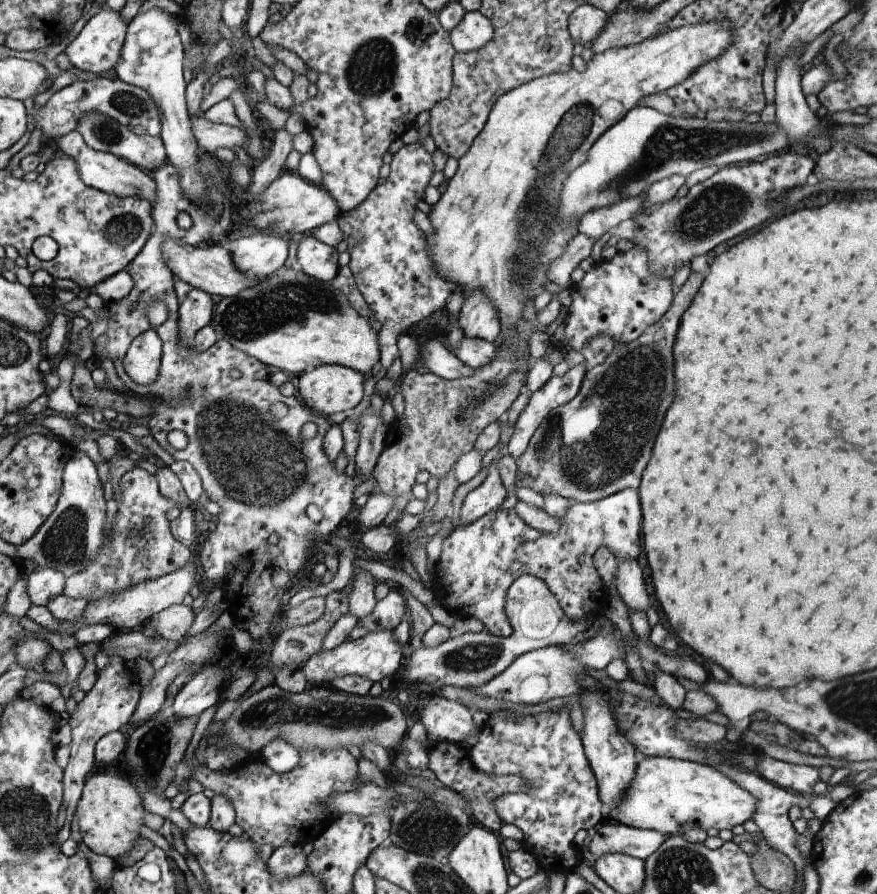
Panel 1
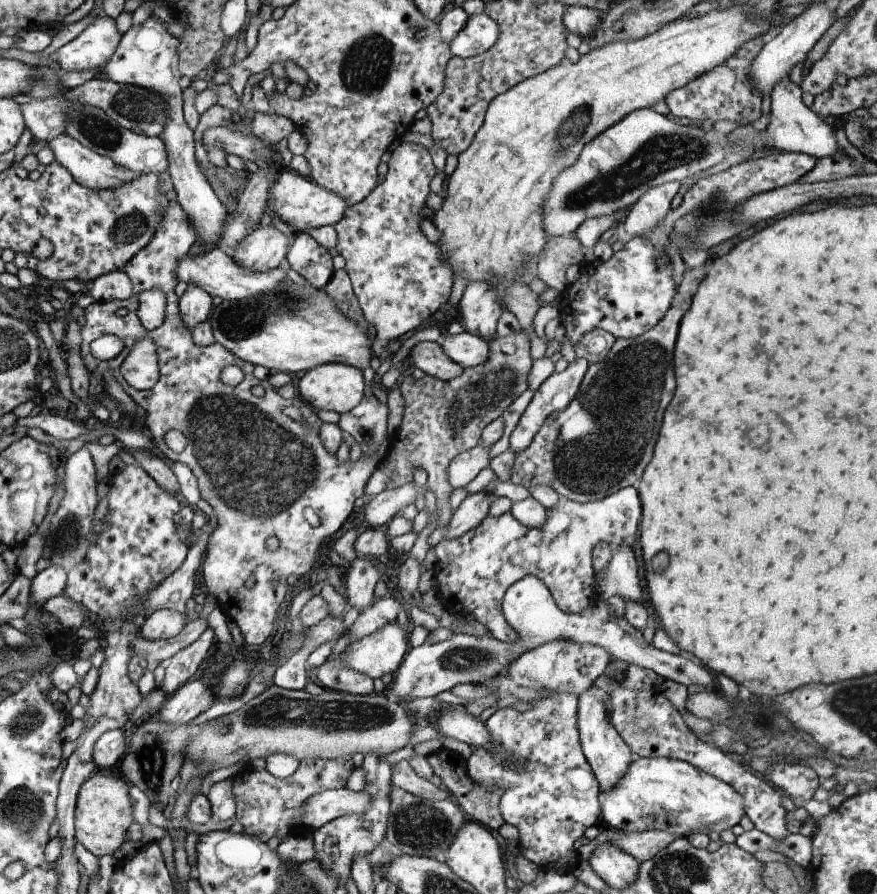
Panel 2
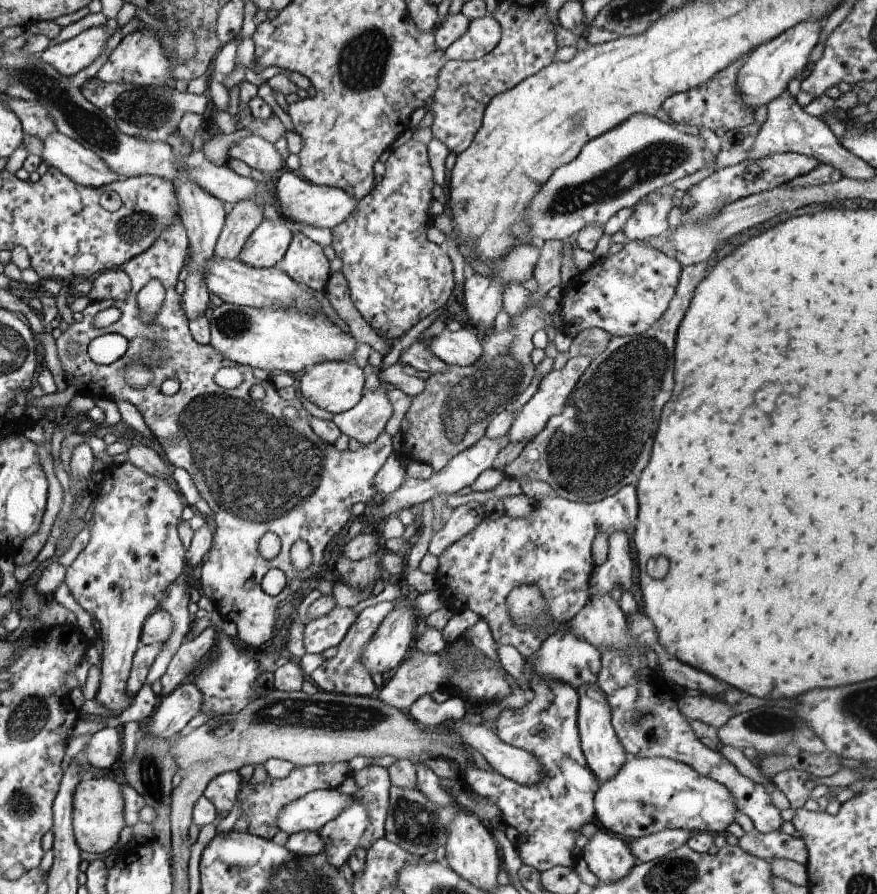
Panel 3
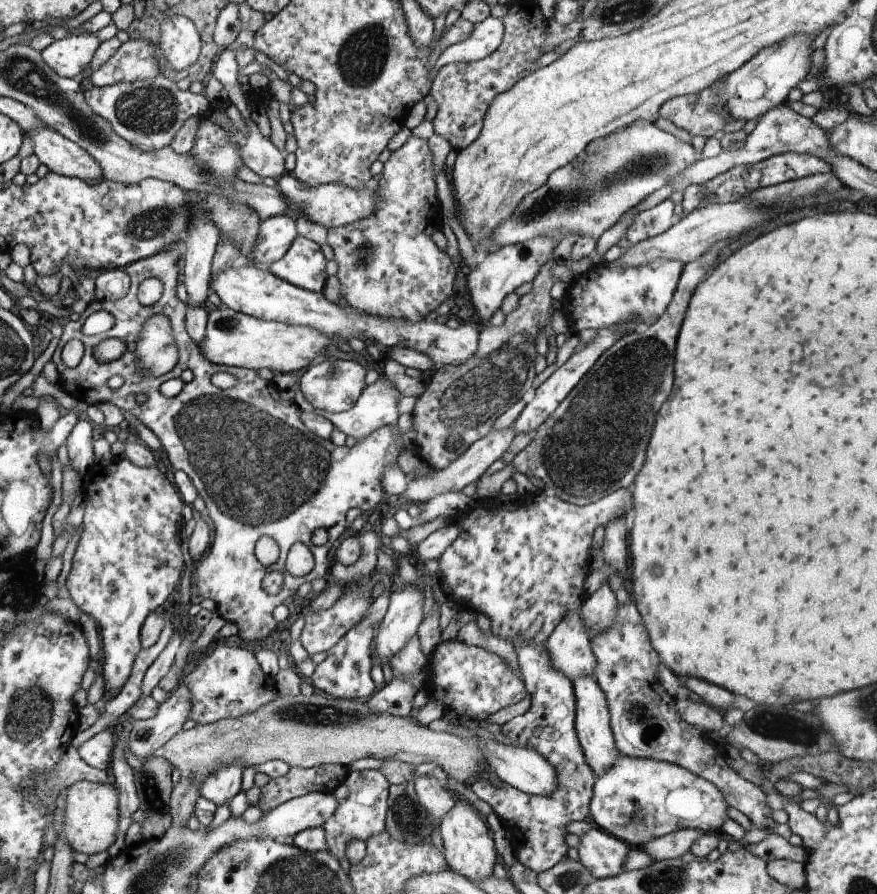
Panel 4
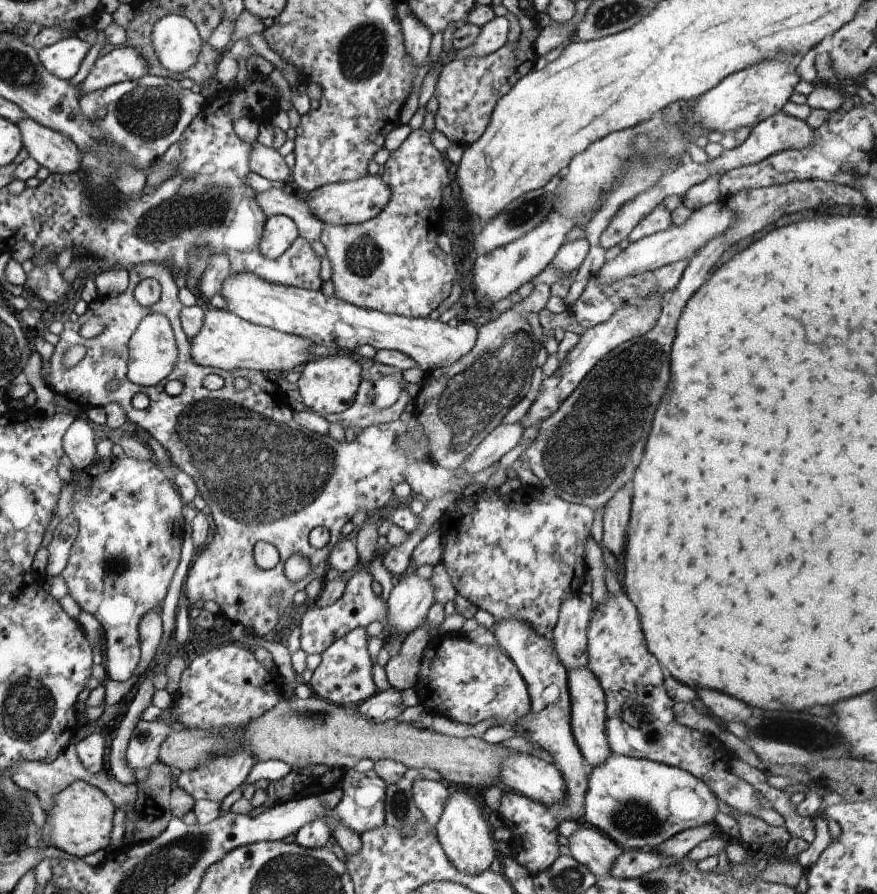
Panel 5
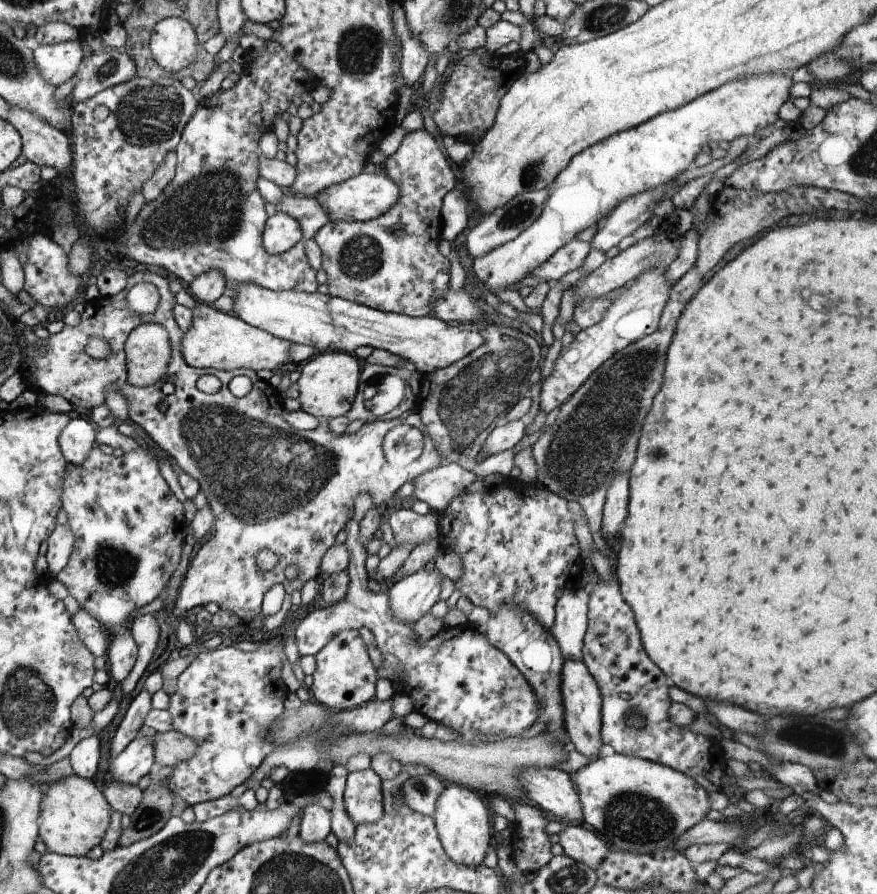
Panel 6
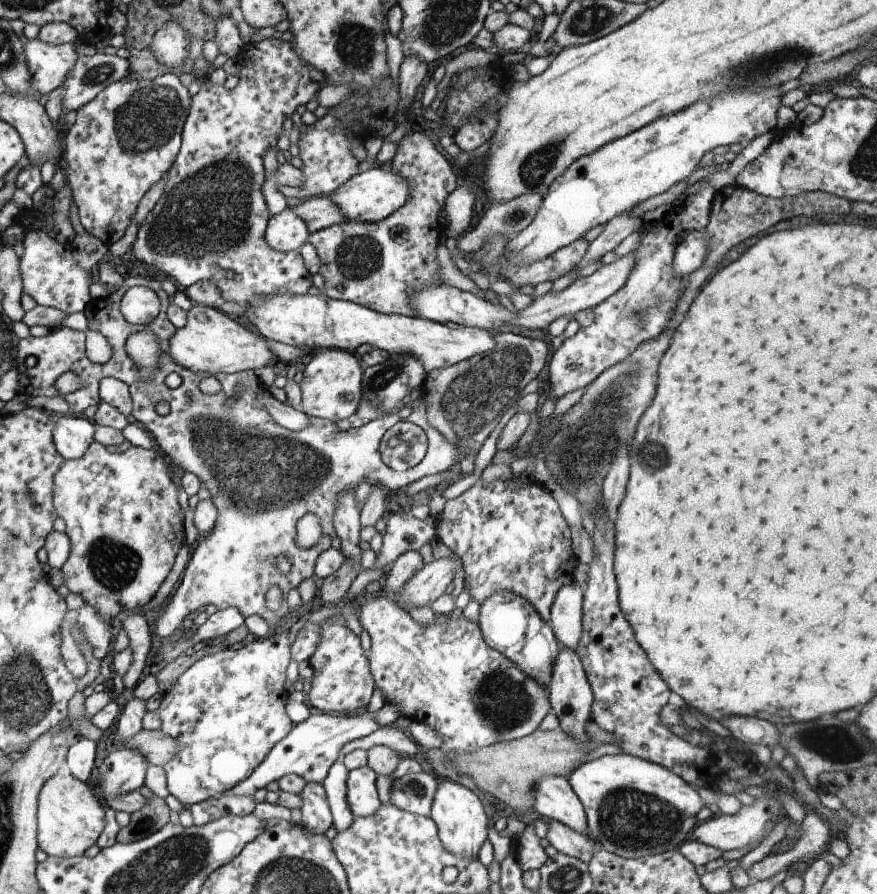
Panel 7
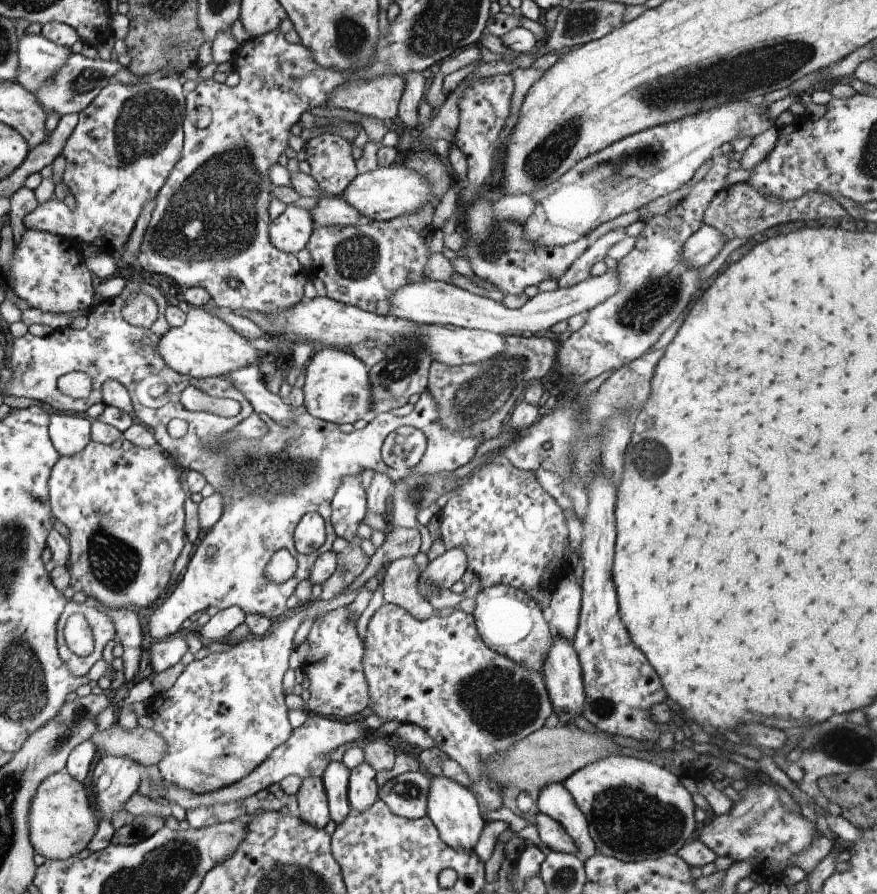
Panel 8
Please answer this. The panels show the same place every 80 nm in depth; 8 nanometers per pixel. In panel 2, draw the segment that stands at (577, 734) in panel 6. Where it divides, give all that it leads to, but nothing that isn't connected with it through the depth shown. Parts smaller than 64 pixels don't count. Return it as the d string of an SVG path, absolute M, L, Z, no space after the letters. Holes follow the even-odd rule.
M590 686L588 690L579 694L577 701L577 725L581 747L596 780L599 782L601 792L606 793L612 790L623 776L626 776L629 766L632 764L632 749L620 736L611 721L610 698L604 690Z

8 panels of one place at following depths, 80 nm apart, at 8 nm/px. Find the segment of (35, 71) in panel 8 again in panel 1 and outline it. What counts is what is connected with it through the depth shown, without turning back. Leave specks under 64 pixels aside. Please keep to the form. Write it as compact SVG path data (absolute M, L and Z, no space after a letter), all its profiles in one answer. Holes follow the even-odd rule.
M103 6L100 12L88 20L81 33L68 45L64 52L74 67L96 72L100 75L110 75L121 58L128 28L129 24L122 19L120 12Z

